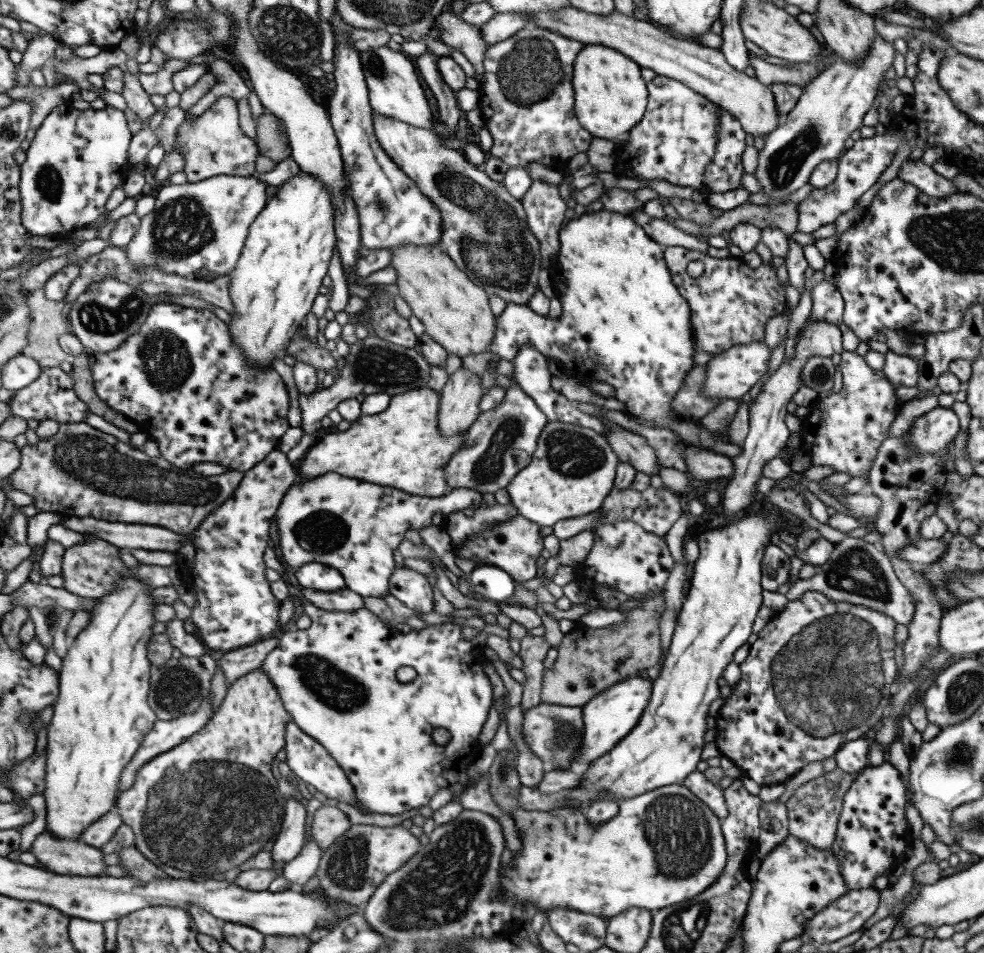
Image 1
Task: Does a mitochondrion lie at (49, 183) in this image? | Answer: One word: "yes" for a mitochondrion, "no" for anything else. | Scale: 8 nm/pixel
yes

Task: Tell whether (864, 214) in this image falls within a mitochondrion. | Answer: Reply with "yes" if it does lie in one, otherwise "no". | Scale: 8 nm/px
no

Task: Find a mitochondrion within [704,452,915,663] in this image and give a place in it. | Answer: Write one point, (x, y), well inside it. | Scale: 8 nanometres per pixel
(857, 573)

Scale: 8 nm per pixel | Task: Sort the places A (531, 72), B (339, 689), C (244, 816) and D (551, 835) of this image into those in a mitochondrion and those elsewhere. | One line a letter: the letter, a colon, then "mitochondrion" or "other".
A: mitochondrion
B: mitochondrion
C: mitochondrion
D: other

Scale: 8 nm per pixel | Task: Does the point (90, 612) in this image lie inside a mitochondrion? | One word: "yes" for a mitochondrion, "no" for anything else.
no

